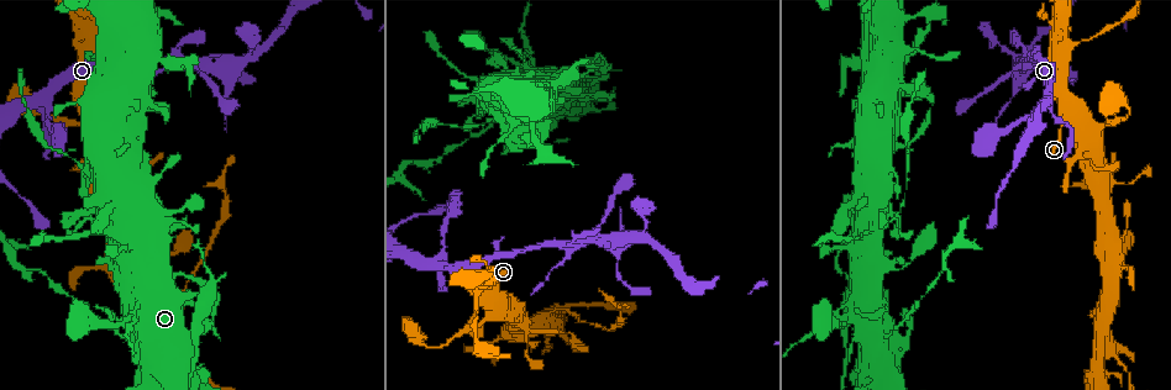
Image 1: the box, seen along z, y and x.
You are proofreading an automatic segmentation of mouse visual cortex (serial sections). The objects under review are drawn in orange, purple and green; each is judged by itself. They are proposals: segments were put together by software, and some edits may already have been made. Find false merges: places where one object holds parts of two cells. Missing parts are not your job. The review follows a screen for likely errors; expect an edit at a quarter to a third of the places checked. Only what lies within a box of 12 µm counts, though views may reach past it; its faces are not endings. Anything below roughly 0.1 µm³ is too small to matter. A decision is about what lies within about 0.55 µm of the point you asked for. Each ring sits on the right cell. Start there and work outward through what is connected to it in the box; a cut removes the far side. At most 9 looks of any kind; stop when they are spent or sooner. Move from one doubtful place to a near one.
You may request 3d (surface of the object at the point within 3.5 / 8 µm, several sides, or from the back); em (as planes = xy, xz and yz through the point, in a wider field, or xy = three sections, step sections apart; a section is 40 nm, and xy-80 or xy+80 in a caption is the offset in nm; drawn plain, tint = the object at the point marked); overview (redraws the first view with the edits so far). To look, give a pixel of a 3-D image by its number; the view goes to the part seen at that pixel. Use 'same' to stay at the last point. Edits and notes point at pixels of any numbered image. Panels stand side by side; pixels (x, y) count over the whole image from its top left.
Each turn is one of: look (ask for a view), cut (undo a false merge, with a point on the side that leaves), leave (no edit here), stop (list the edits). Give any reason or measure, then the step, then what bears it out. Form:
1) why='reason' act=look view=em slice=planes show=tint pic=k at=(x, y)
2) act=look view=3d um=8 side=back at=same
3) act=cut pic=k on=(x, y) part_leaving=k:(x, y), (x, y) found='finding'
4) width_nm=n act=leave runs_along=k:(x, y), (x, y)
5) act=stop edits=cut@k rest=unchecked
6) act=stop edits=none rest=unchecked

why='thin neck' act=look view=3d um=3.5 side=back pic=1 at=(433, 161)

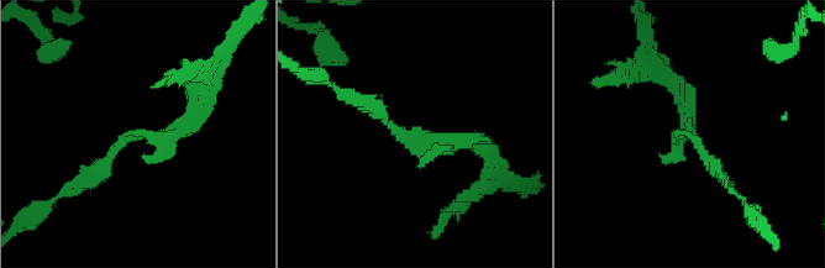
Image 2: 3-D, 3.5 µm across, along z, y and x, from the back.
why='need the tissue' act=look view=em slice=xy step=1 show=tint pic=2 at=(414, 134)

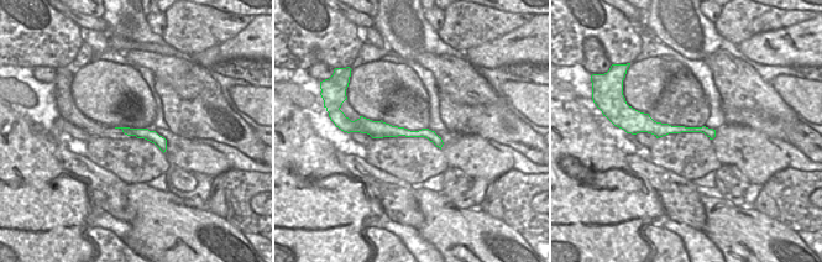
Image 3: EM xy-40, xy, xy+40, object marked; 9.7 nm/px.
act=leave runs_along=3:(359, 125), (429, 134), (439, 143) found='one cell here'

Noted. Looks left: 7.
why='sharp bend' act=look view=3d um=3.5 pic=1 at=(896, 215)

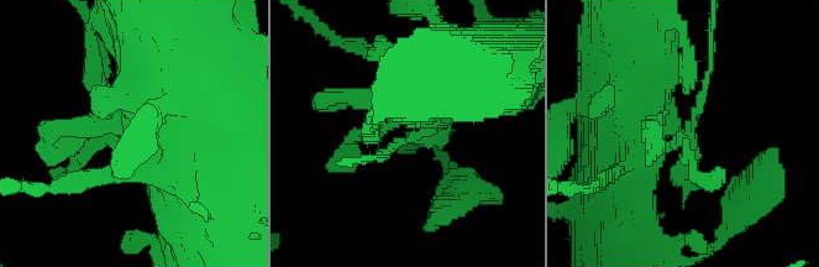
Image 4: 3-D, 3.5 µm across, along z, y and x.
why='now the EM' act=look view=em slice=xy step=2 show=tint pic=4 at=(686, 133)

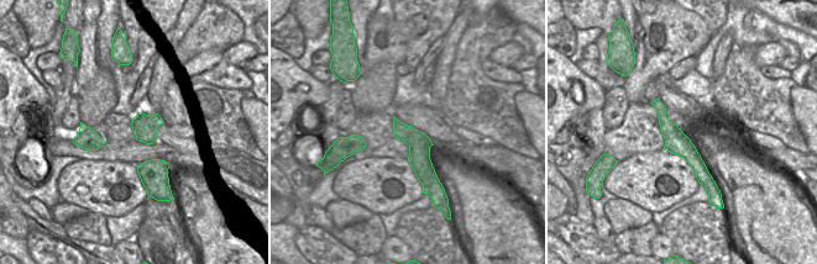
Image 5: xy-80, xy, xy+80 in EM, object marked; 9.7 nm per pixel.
act=leave runs_along=4:(462, 69), (431, 92), (431, 127), (378, 152) found='one cell here'

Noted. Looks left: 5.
act=look view=3d um=3.5 pic=1 at=(600, 77)

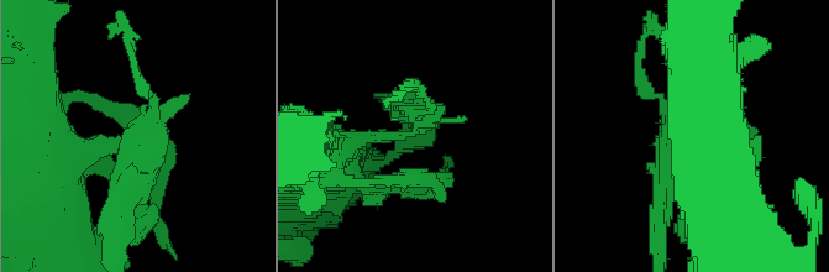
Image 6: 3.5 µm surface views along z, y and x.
act=look view=em slice=xy step=5 show=tint pic=6 at=(132, 140)

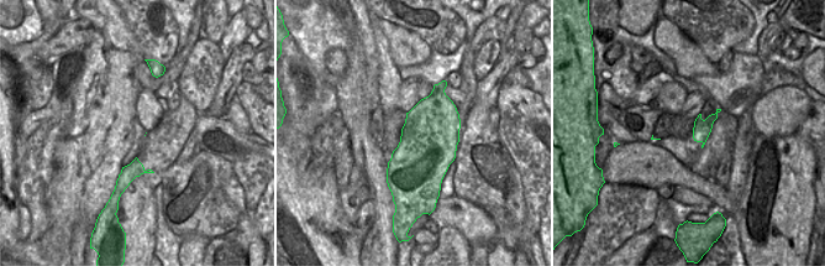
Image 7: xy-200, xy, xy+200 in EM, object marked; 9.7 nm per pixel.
why='cut it another way' act=look view=em slice=planes show=tint at=same

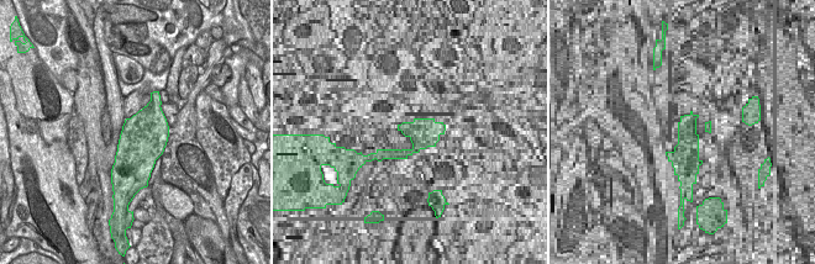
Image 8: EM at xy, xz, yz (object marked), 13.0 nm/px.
act=leave runs_along=6:(340, 142), (408, 135), (404, 110) found='one cell here'

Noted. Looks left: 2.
act=look view=3d um=3.5 side=back pic=1 at=(1094, 317)

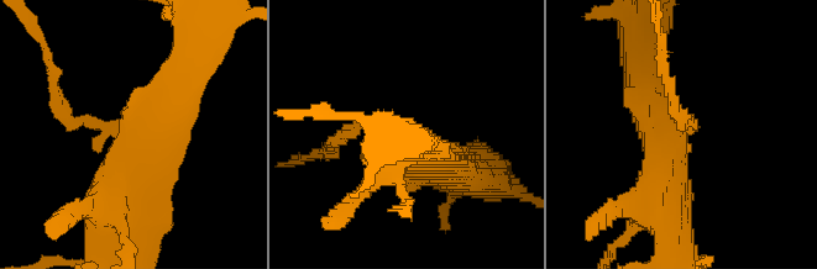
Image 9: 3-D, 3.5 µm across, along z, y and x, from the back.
act=look view=em slice=planes show=tint pic=9 at=(128, 128)

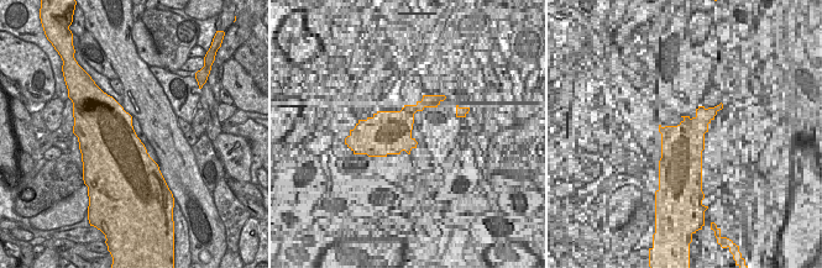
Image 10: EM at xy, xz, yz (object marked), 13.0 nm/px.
act=leave runs_along=9:(187, 69), (141, 133), (122, 214) found='one cell here'

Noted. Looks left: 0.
act=stop edits=none rest=unchecked

